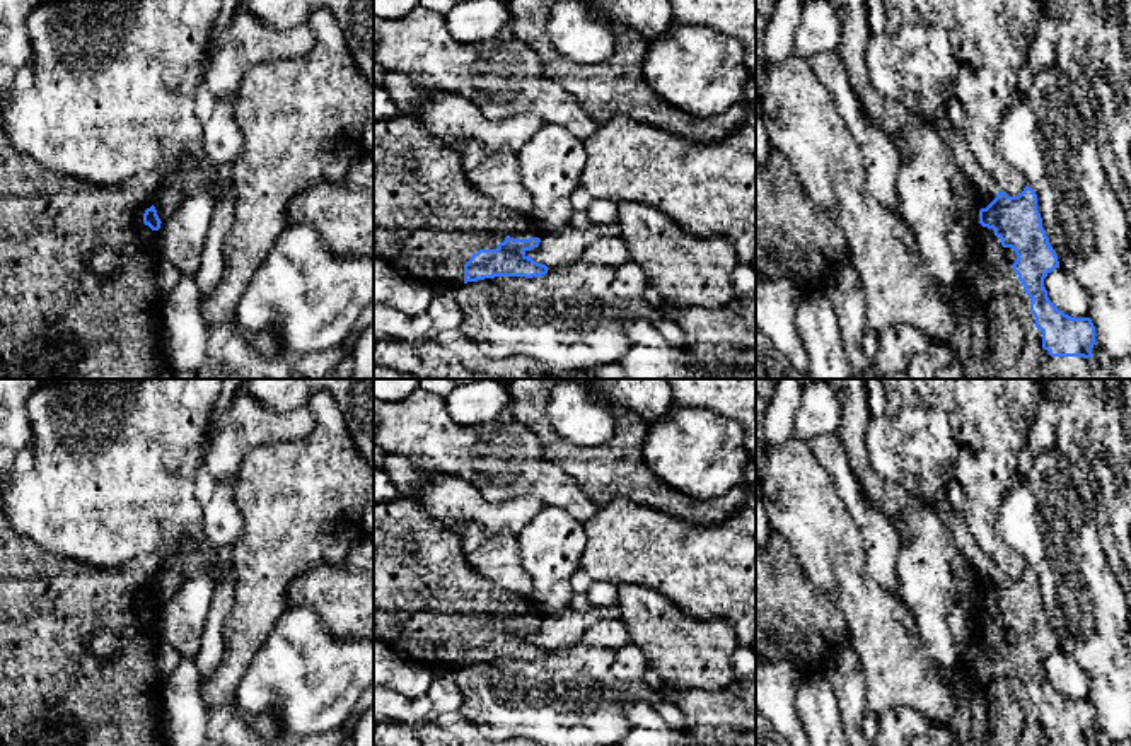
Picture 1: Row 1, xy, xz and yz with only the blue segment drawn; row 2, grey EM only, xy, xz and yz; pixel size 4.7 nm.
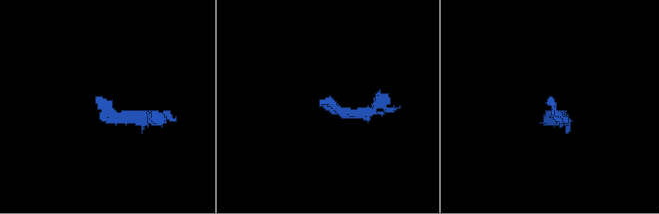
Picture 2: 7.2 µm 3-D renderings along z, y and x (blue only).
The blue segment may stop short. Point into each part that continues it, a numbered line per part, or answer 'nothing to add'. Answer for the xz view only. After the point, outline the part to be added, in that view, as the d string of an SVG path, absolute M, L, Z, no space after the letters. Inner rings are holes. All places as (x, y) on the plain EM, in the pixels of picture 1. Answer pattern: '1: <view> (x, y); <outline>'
1: xz (429, 601); M399 497L374 504L374 640L387 644L396 654L430 666L437 674L464 666L464 647L479 632L496 632L505 620L542 620L531 599L515 596L488 580L471 567L459 536L442 529L416 498Z

